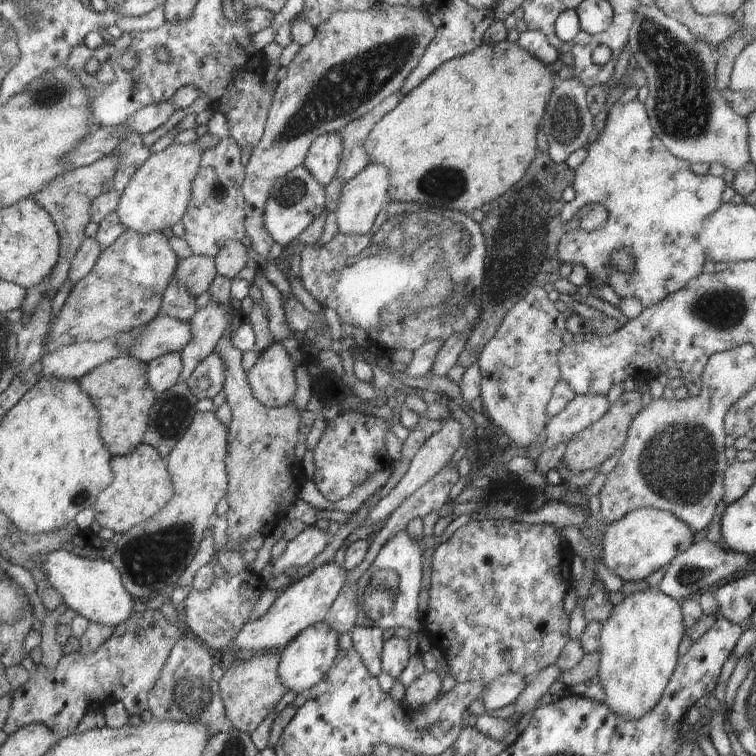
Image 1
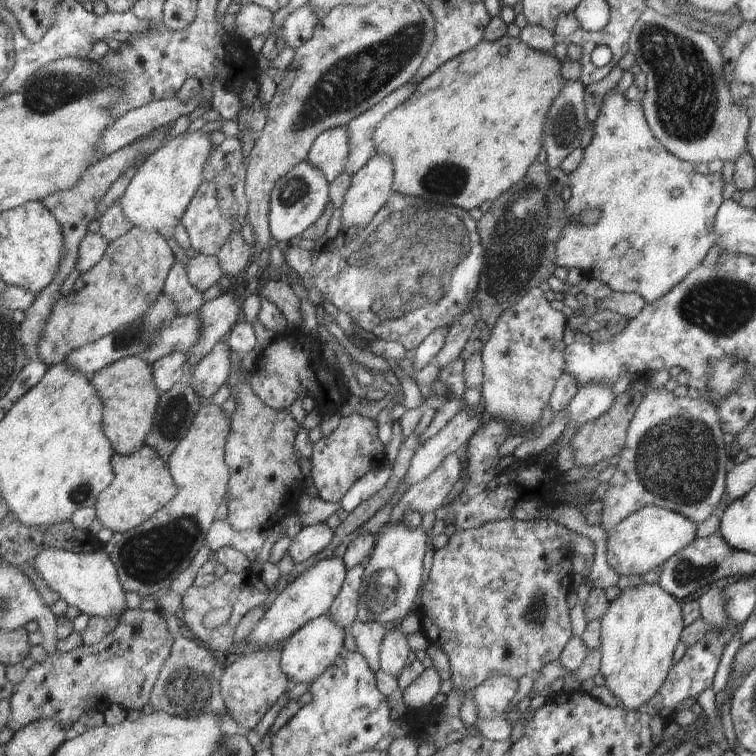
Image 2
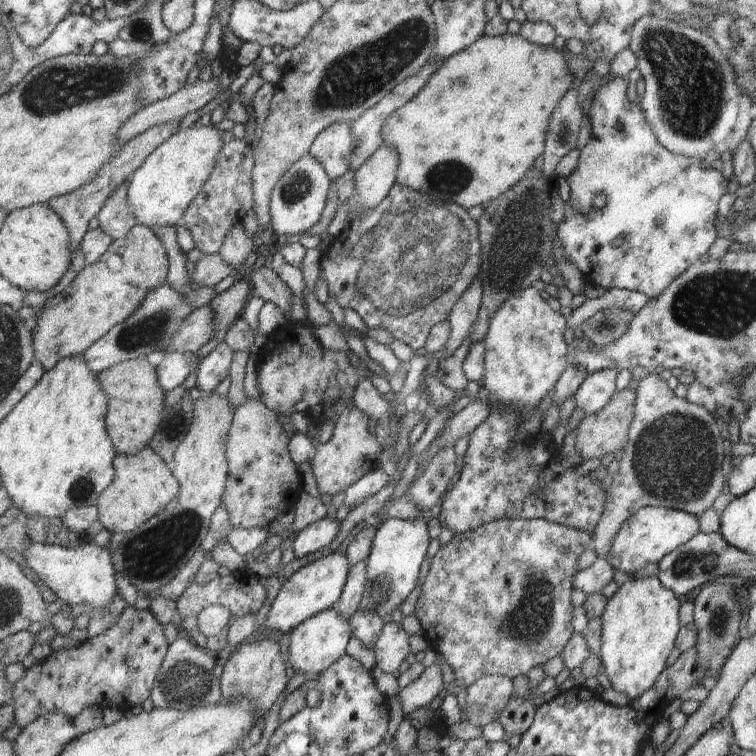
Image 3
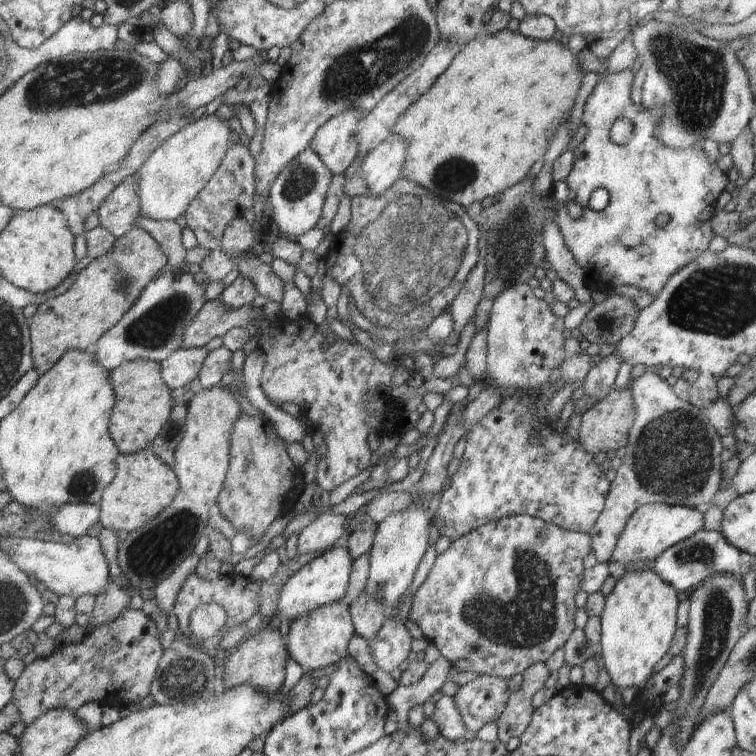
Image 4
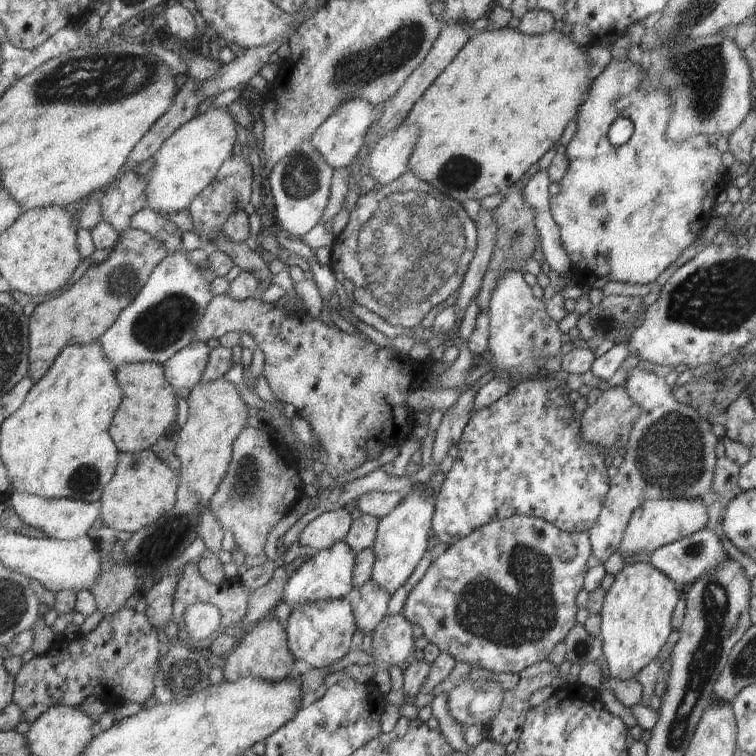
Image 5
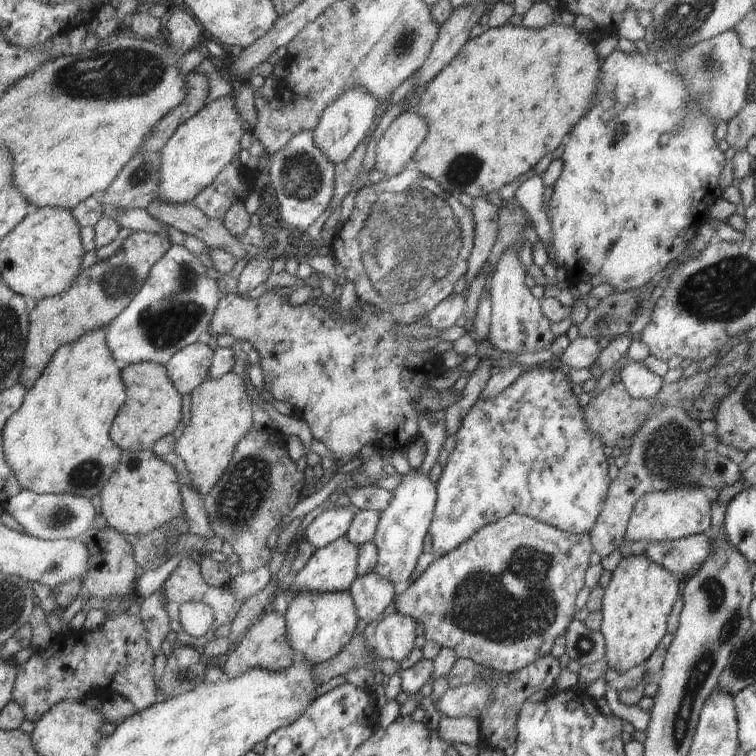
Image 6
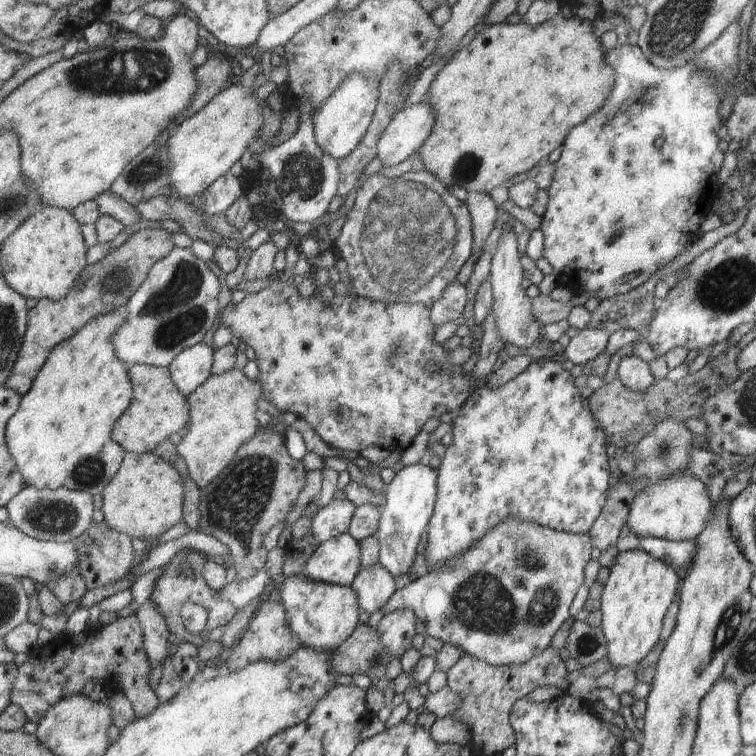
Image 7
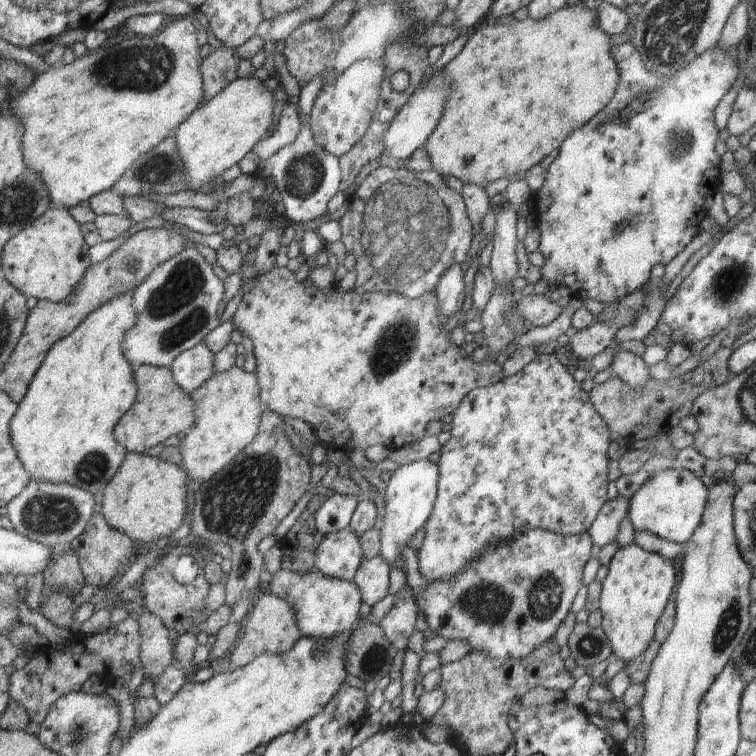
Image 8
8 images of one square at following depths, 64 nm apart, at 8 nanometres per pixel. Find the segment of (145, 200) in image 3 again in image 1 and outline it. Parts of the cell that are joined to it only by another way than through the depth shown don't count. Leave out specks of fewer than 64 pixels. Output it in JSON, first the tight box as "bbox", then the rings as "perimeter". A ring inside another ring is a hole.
{"bbox":[116,140,204,234],"perimeter":[[[198,140],[186,144],[173,141],[162,152],[149,155],[126,185],[116,207],[116,214],[126,231],[134,230],[138,234],[150,234],[173,228],[181,222],[204,151]]]}

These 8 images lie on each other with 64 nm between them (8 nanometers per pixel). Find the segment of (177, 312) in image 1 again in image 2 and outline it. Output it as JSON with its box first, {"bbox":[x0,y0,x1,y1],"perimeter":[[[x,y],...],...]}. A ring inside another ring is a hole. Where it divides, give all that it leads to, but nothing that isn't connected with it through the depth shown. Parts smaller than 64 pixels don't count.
{"bbox":[163,259,206,316],"perimeter":[[[176,259],[172,264],[172,268],[170,268],[168,278],[165,280],[163,292],[176,304],[176,310],[178,310],[180,316],[198,312],[206,304],[203,299],[204,292],[196,290],[190,284],[184,265]]]}

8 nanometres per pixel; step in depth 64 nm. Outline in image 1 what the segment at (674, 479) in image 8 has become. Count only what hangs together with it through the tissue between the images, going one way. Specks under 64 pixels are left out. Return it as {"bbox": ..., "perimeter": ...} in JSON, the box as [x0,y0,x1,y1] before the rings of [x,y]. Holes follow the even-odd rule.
{"bbox":[603,507,694,581],"perimeter":[[[640,507],[624,518],[611,522],[604,530],[603,560],[623,581],[644,580],[662,566],[668,566],[678,554],[694,542],[694,532],[669,511]]]}

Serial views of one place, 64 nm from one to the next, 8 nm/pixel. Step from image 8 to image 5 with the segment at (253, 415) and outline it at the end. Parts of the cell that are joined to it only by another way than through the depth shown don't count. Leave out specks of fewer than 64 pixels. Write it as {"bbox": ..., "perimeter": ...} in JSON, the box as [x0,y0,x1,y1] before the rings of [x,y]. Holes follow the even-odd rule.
{"bbox":[124,377,248,587],"perimeter":[[[224,377],[214,382],[200,382],[189,391],[187,398],[188,417],[184,427],[179,429],[179,439],[175,453],[180,460],[180,486],[176,493],[176,504],[158,522],[142,528],[124,542],[124,556],[132,568],[140,587],[146,578],[162,578],[170,564],[198,538],[200,506],[205,506],[216,494],[224,478],[236,435],[248,425],[248,404],[244,402],[240,390]]]}

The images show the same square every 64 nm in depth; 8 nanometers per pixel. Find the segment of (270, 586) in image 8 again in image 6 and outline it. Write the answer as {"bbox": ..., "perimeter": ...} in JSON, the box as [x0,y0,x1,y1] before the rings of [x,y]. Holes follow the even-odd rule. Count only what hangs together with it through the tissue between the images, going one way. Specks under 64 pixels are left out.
{"bbox":[284,591,358,665],"perimeter":[[[287,591],[290,604],[284,615],[286,638],[292,650],[312,665],[334,658],[350,642],[358,624],[358,616],[350,592],[302,592]]]}

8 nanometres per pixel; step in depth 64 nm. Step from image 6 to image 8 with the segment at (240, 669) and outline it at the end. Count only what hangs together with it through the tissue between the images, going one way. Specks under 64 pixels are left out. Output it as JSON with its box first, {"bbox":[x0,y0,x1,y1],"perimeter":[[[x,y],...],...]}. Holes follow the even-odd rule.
{"bbox":[230,590,301,669],"perimeter":[[[268,590],[259,592],[244,621],[240,639],[235,642],[234,650],[230,654],[231,667],[232,669],[242,668],[258,656],[262,656],[262,654],[288,652],[298,642],[301,635],[300,628],[296,624],[296,618],[294,618],[292,606],[284,598],[280,598],[280,596],[276,596]]]}

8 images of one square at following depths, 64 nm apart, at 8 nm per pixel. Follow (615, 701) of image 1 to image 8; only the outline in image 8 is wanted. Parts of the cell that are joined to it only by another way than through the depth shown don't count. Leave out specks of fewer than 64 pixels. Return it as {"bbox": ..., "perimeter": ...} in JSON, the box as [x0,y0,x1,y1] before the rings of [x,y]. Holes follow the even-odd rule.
{"bbox":[601,543,676,663],"perimeter":[[[635,543],[620,547],[611,558],[608,574],[601,585],[601,627],[610,642],[613,655],[618,656],[624,663],[637,660],[654,640],[656,622],[664,614],[668,602],[673,600],[676,570],[672,560],[648,552]]]}

